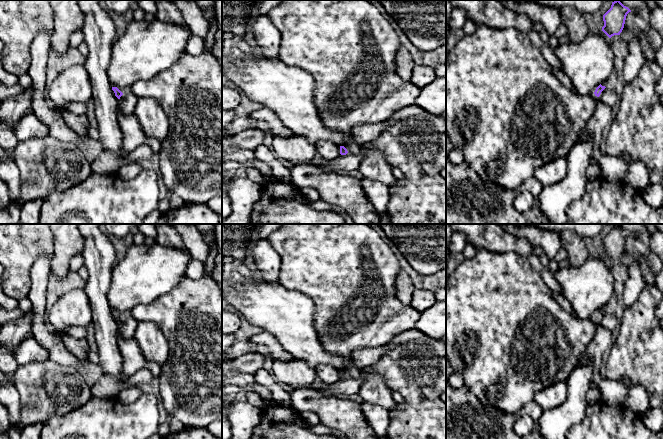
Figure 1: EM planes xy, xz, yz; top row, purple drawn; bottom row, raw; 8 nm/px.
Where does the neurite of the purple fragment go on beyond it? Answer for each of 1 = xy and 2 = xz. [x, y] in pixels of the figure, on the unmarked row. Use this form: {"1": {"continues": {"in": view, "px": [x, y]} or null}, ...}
{"1": {"continues": null}, "2": {"continues": null}}

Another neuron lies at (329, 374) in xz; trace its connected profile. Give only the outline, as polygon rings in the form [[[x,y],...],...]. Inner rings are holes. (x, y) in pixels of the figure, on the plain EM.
[[[323,363],[315,367],[317,377],[319,377],[326,385],[331,385],[340,380],[340,370],[333,365]]]

